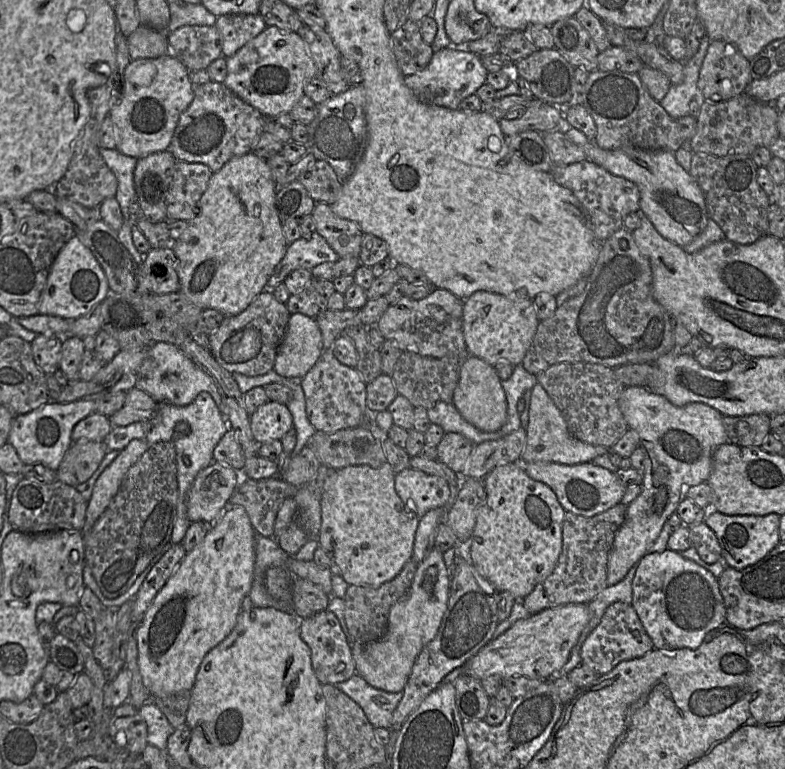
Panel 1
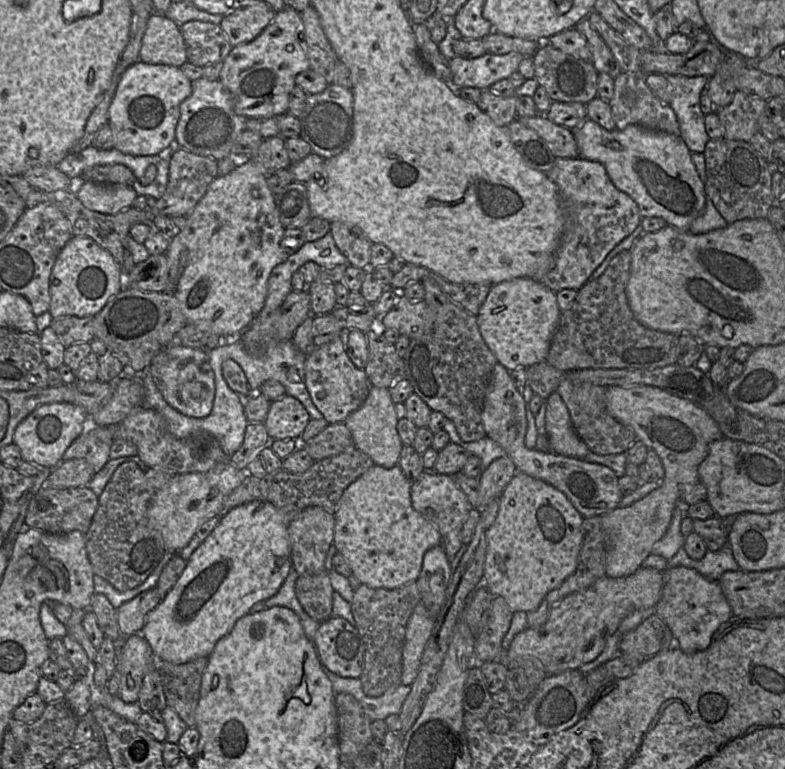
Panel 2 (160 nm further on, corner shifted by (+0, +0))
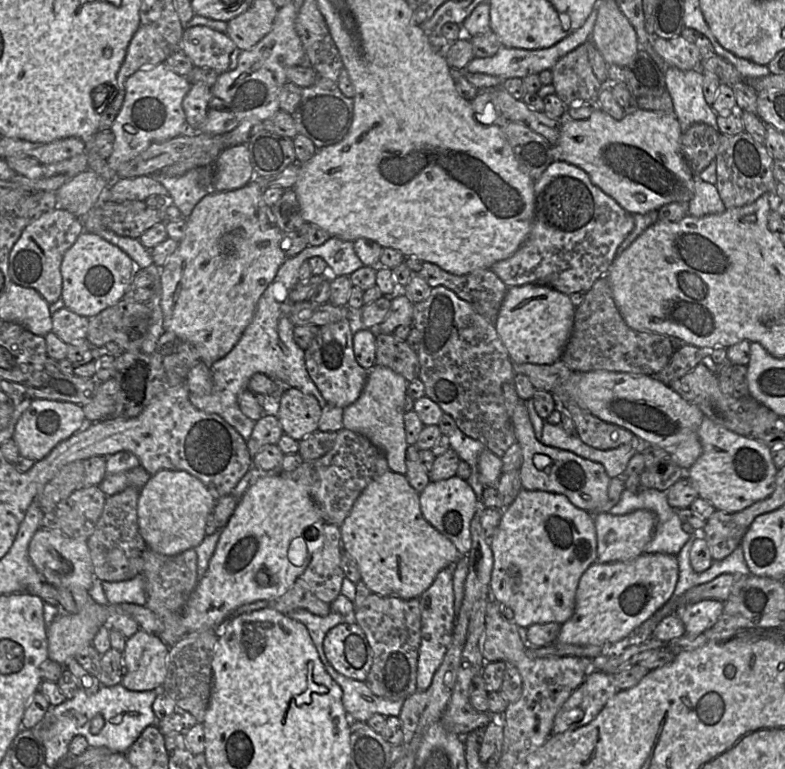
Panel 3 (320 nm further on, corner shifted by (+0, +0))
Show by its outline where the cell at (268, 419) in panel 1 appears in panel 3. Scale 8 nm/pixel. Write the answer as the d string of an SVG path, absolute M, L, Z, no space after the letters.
M289 387L280 397L276 417L281 423L284 433L300 441L319 430L321 414L322 407L313 395Z

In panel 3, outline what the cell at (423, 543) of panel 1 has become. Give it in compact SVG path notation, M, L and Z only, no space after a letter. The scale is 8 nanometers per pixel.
M455 564L442 569L436 576L432 585L419 597L421 611L421 643L417 666L417 690L427 690L433 680L434 674L441 665L445 653L453 640L455 626L453 572Z

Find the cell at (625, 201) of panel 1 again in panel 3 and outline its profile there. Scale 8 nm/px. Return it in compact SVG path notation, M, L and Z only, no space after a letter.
M553 160L534 181L535 213L531 231L523 244L508 258L494 263L490 270L507 286L525 284L548 286L564 294L587 292L610 268L616 250L634 227L633 215L594 185L581 168Z

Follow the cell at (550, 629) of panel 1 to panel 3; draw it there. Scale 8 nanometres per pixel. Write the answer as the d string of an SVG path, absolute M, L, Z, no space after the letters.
M641 554L626 562L594 563L580 577L572 616L560 625L556 643L576 646L622 641L672 597L679 578L676 555Z

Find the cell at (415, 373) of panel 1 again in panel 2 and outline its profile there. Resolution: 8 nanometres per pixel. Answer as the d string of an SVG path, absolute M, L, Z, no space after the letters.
M425 278L424 301L434 313L433 327L428 333L411 339L404 355L405 379L432 411L441 412L450 419L464 442L486 437L481 421L484 397L496 357L485 344L476 316L454 303L438 283Z

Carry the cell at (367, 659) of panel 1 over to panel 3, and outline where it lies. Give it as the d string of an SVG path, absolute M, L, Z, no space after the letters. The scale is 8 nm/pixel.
M457 476L440 481L431 481L419 493L420 508L425 520L450 540L458 552L467 556L471 549L470 524L478 509L478 500L466 480Z

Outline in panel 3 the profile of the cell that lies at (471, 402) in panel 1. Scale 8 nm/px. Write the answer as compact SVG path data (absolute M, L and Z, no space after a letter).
M504 383L502 391L505 407L513 425L516 443L522 451L523 462L519 469L522 489L562 494L575 507L589 513L594 512L607 498L610 478L604 466L570 451L543 445L535 437L526 402L517 395L514 383Z

